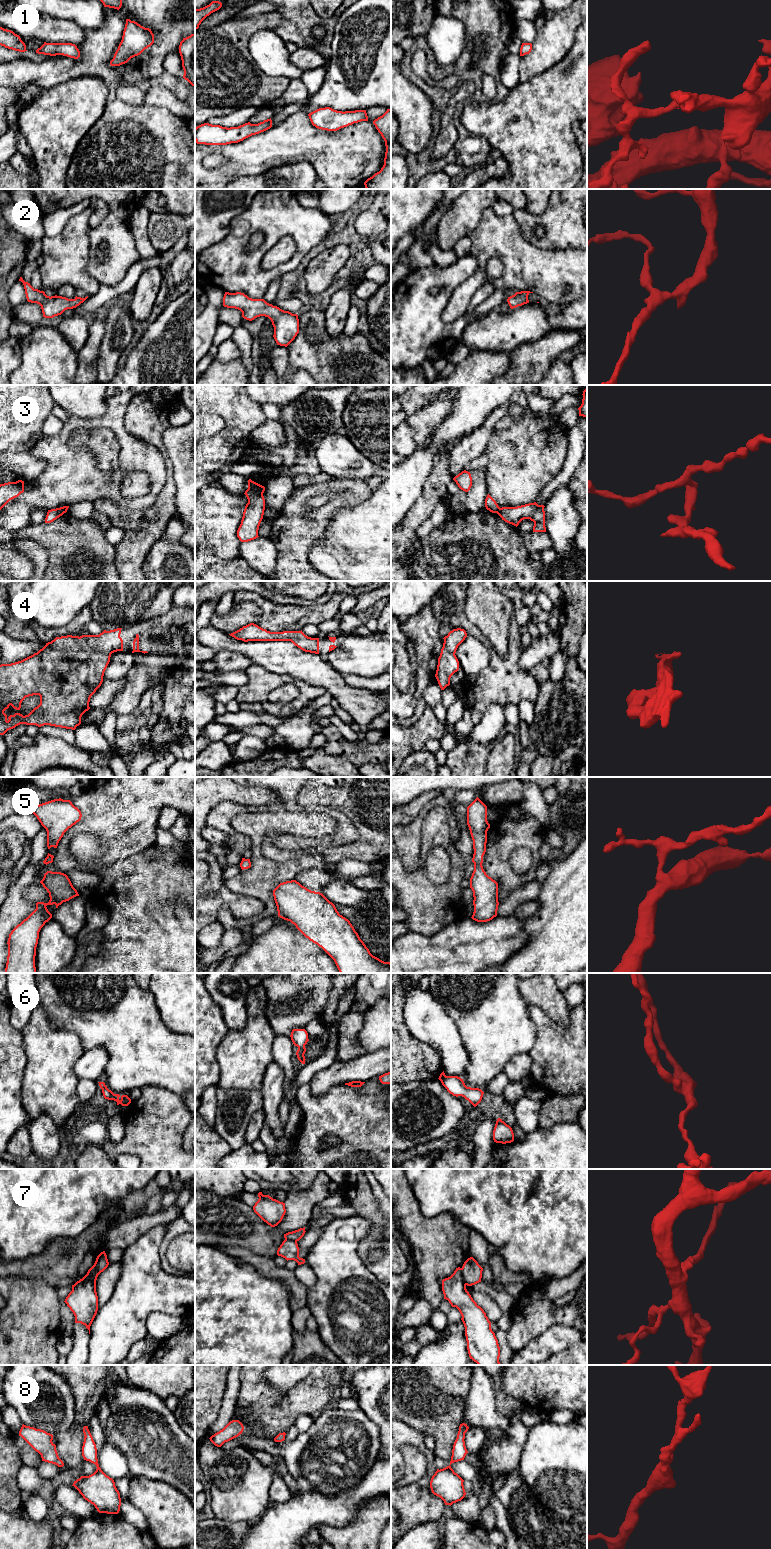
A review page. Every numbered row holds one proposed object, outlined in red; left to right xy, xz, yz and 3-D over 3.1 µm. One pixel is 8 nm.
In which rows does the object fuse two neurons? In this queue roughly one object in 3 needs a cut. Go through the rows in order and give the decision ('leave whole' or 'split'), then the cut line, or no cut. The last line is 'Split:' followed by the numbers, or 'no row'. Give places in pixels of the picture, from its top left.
1: leave whole; cut none
2: leave whole; cut none
3: split; cut xz (248, 487), (262, 494)
4: leave whole; cut none
5: leave whole; cut none
6: leave whole; cut none
7: split; cut yz (460, 1268), (463, 1281), (466, 1284)
8: leave whole; cut none
Split: 3, 7

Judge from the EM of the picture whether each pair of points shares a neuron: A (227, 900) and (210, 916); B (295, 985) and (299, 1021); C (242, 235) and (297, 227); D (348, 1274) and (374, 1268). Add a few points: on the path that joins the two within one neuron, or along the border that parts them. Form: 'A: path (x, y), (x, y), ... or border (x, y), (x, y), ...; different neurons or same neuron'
A: path (222, 900), (211, 911); same neuron
B: path (308, 986), (315, 988), (314, 998), (304, 1008); same neuron
C: path (256, 225), (283, 225); same neuron
D: border (358, 1247), (357, 1254), (361, 1261), (380, 1280); different neurons

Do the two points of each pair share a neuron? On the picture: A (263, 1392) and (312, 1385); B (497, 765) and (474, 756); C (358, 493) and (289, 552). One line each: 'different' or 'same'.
A: same
B: different
C: same

